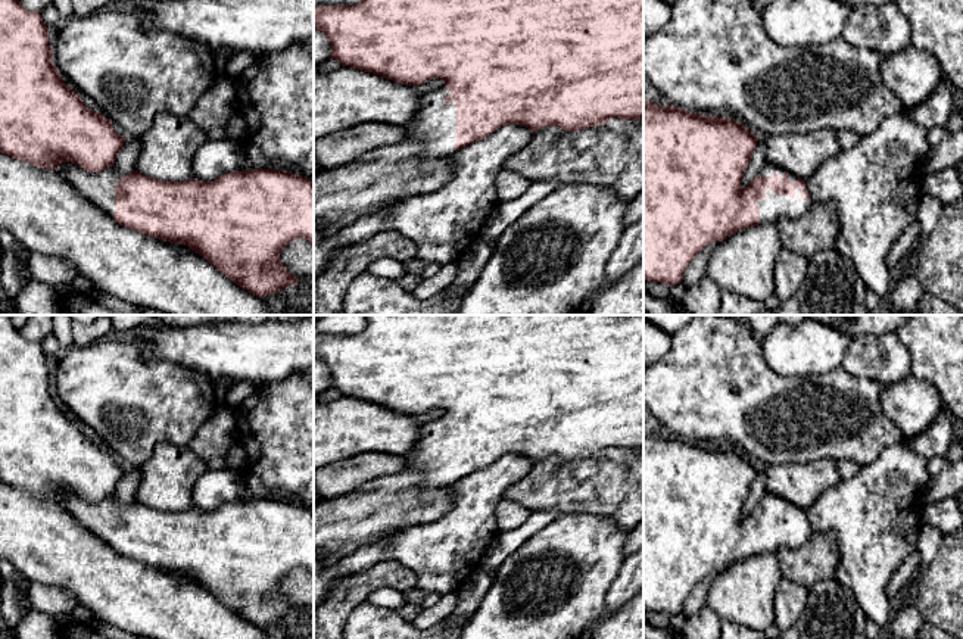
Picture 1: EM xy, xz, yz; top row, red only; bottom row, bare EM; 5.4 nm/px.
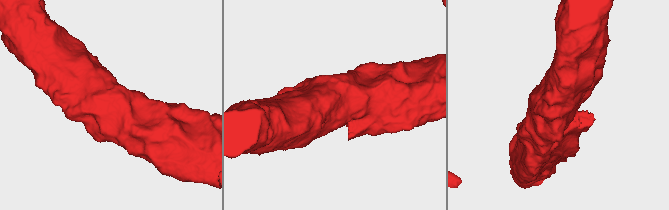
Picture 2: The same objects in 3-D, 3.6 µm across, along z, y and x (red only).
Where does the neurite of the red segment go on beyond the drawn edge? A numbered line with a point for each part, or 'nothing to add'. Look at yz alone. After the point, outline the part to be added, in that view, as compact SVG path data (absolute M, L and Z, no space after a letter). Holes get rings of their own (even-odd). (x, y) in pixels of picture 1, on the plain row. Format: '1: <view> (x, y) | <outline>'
1: yz (775, 536) | M770 518L766 520L766 527L755 532L760 537L760 554L777 552L782 548L798 548L808 540L813 530L804 530L801 520L795 520L795 527L788 524L775 524Z

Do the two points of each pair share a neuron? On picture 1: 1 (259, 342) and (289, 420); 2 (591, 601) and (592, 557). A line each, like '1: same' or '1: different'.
1: different
2: same

